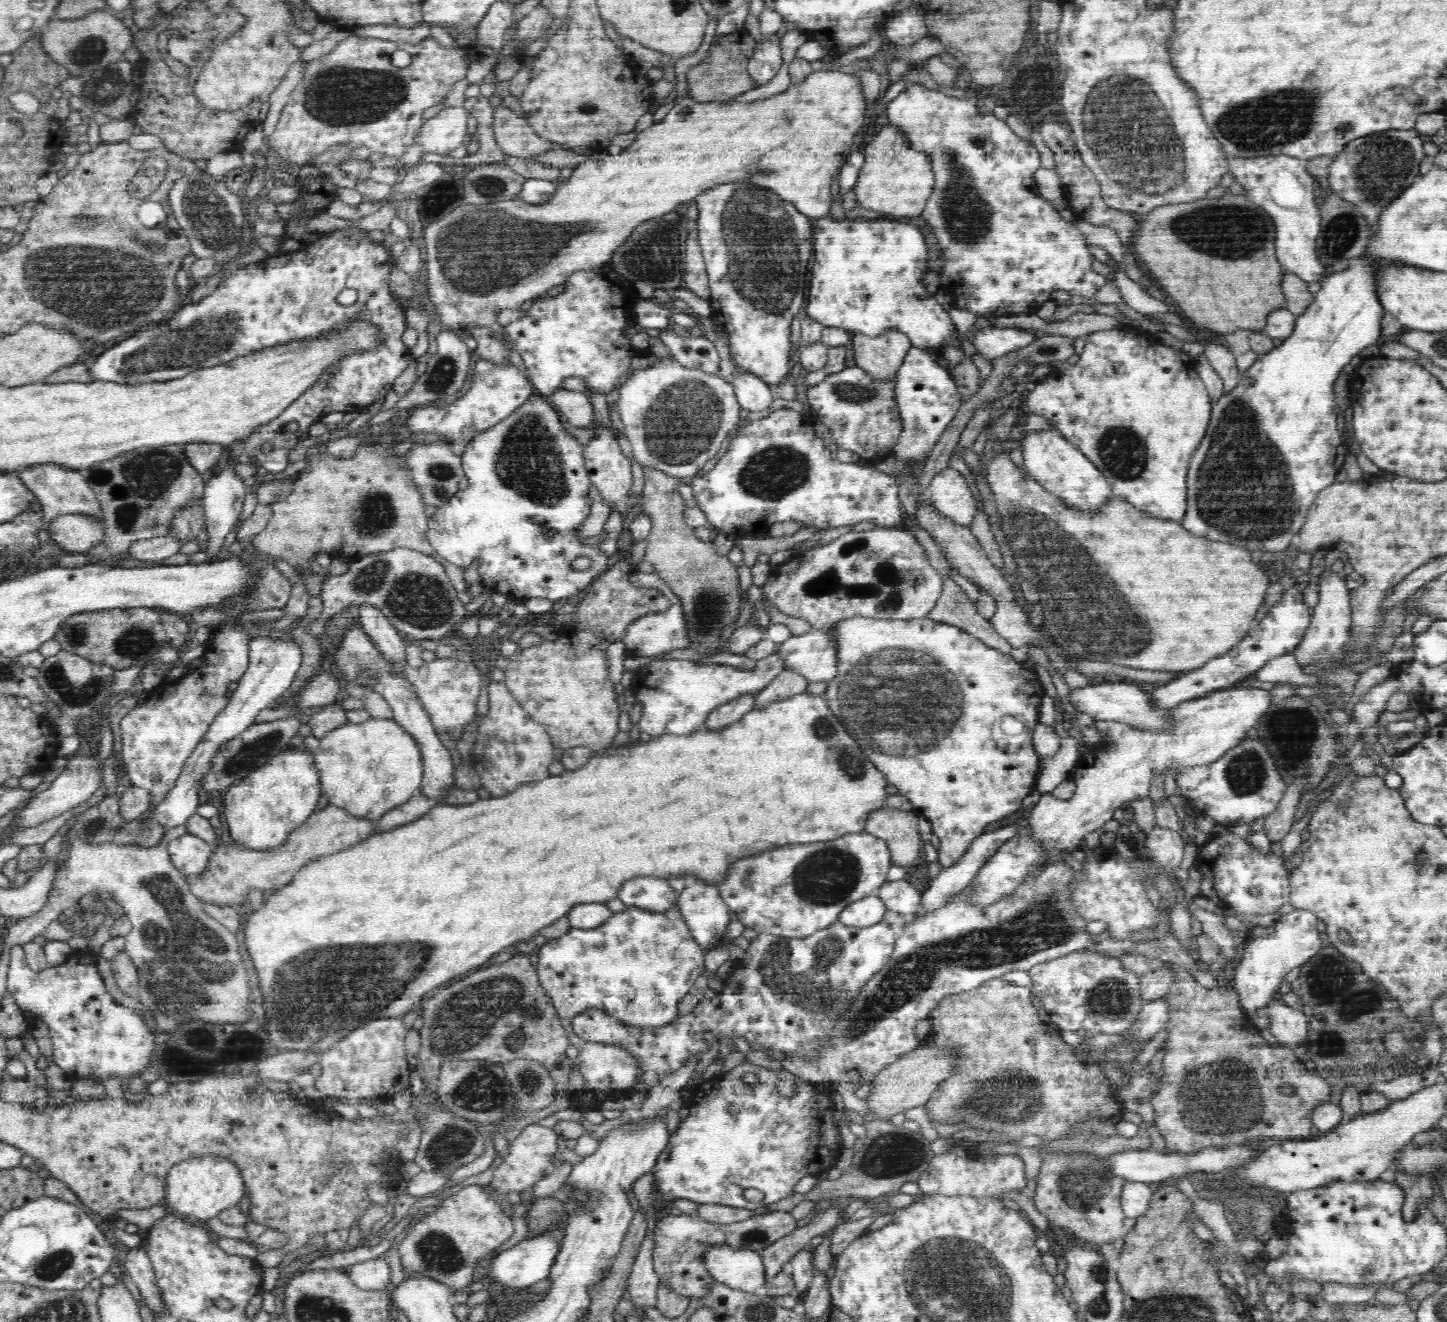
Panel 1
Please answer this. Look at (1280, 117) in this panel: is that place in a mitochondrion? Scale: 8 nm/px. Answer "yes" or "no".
yes

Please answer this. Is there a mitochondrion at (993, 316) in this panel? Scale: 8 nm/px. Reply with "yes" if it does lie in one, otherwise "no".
no

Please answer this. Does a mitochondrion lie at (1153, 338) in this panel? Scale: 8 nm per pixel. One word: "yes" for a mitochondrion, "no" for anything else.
no

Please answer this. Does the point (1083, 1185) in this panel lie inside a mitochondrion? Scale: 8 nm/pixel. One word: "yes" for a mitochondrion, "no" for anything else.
yes

